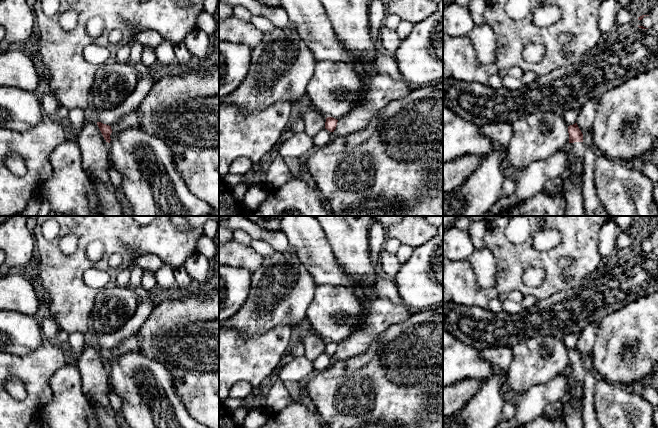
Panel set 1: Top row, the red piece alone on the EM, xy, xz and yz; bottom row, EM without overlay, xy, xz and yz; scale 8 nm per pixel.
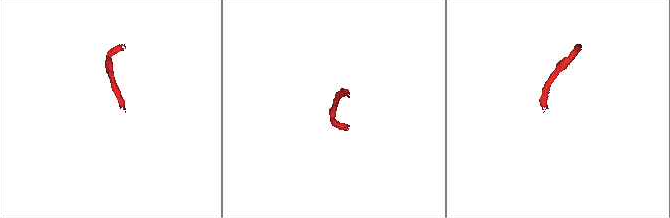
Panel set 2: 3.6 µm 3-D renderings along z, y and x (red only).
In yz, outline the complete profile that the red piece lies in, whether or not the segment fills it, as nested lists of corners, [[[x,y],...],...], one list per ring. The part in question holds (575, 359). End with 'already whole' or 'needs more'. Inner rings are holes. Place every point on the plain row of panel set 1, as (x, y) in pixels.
[[[577,347],[568,350],[568,357],[569,357],[569,367],[571,369],[571,374],[573,378],[583,384],[584,381],[584,368],[583,368],[583,358],[579,353]]] | needs more

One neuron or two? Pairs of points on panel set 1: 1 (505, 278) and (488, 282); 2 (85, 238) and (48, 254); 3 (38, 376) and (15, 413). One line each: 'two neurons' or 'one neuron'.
1: two neurons
2: one neuron
3: one neuron

